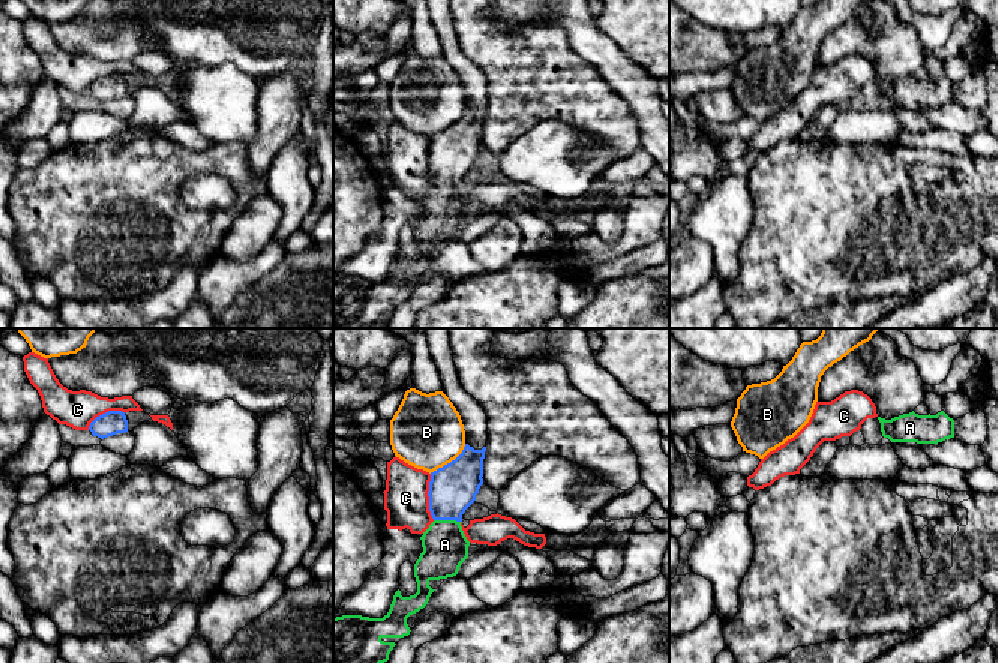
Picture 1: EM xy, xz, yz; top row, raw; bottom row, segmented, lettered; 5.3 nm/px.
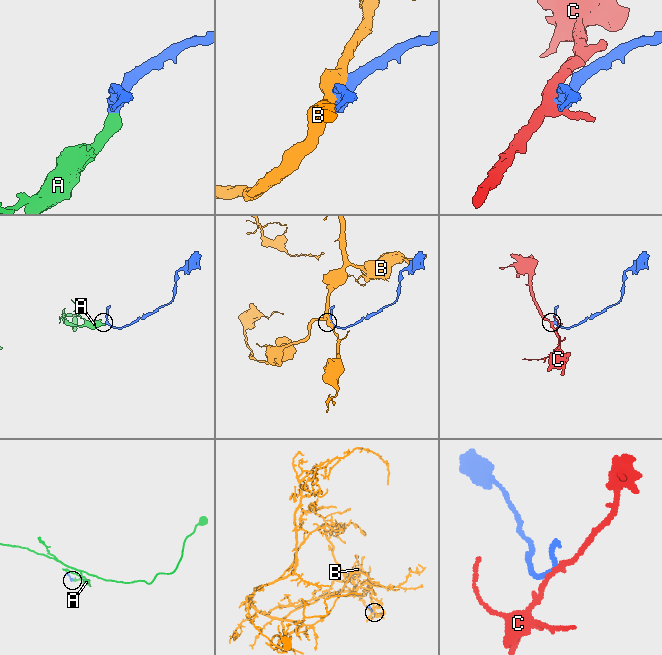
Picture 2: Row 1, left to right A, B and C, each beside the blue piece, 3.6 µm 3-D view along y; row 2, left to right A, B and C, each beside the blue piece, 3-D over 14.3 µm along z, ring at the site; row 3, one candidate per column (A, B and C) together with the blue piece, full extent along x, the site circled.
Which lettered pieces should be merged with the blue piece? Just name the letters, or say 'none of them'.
A

